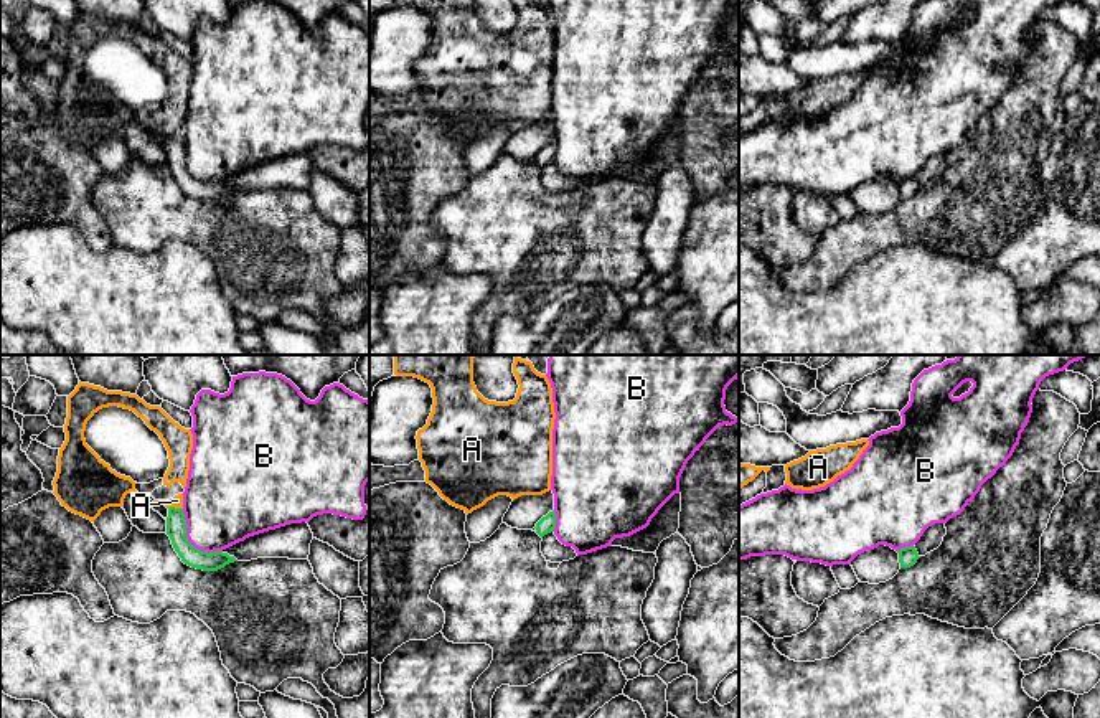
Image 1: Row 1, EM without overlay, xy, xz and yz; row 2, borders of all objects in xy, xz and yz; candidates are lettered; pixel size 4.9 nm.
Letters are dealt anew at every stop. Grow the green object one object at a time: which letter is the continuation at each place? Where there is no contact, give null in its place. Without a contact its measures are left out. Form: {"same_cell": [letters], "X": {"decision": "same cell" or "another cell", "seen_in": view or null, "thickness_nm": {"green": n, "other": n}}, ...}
{"same_cell": [], "A": {"decision": "another cell", "seen_in": "xy", "thickness_nm": {"green": 100, "other": 60}}, "B": {"decision": "another cell", "seen_in": "xy", "thickness_nm": {"green": 100, "other": 400}}}

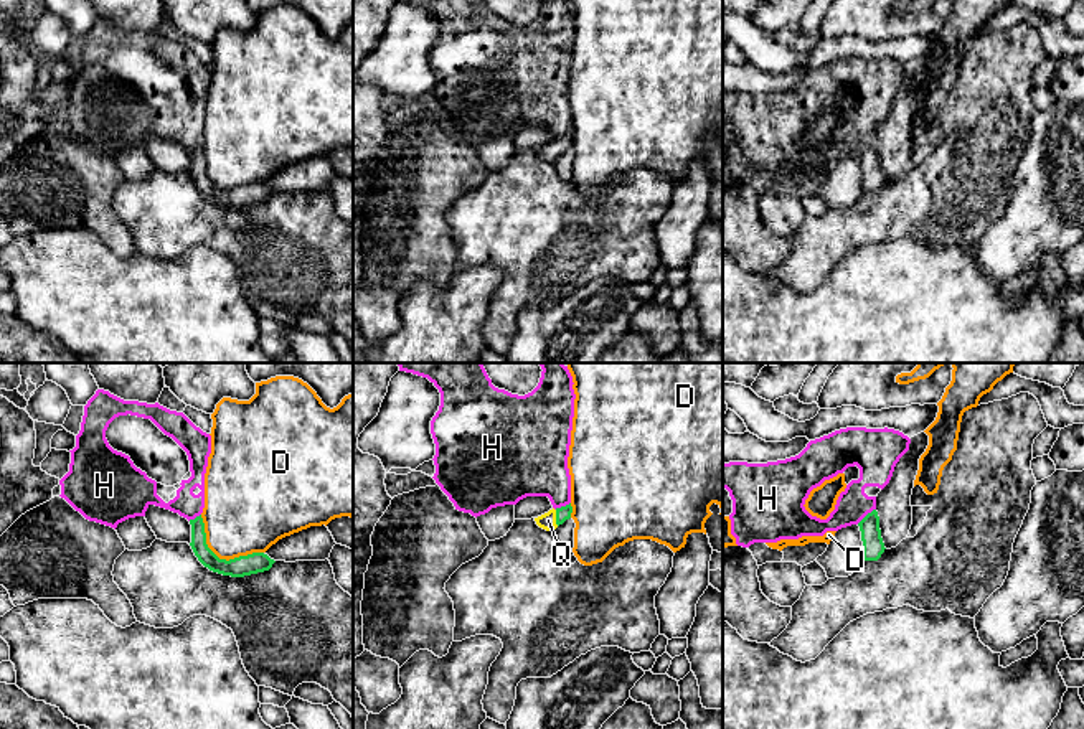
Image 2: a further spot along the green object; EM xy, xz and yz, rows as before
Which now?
{"same_cell": ["Q"], "D": {"decision": "another cell", "seen_in": "xy", "thickness_nm": {"green": 100, "other": 380}}, "H": {"decision": "another cell", "seen_in": "yz", "thickness_nm": {"green": 110, "other": 170}}, "Q": {"decision": "same cell", "seen_in": "xz", "thickness_nm": {"green": 70, "other": 80}}}

